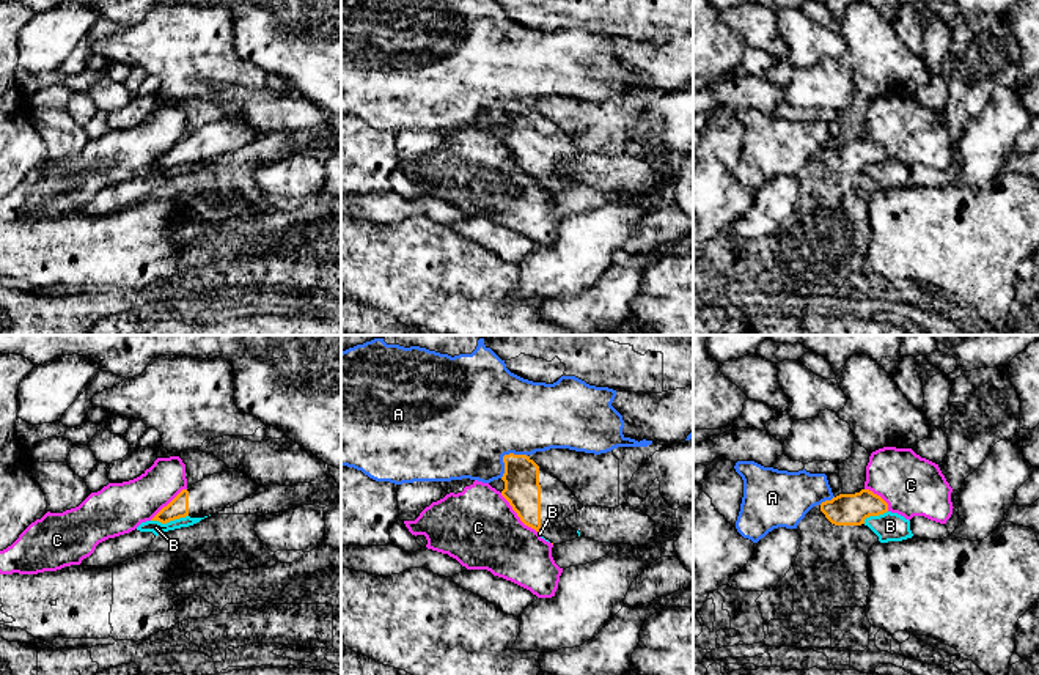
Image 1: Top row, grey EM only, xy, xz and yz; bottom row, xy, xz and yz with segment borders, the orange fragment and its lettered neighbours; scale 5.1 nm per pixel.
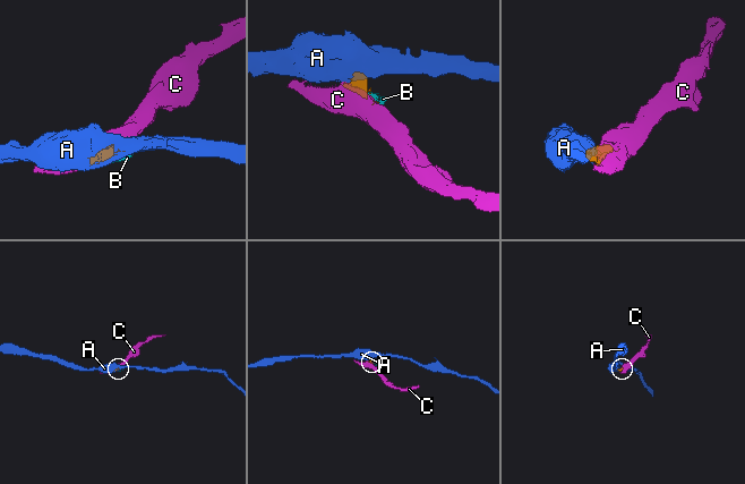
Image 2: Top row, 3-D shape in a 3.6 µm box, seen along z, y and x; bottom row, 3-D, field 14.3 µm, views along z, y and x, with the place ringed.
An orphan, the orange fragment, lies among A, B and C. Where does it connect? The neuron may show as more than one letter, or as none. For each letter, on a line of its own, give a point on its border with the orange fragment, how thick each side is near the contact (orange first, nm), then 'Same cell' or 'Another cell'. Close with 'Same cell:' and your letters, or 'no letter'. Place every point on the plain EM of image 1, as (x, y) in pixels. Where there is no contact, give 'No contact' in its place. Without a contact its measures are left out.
A: Touches orange at xz (505, 103). Thickness 190 nm (orange) against 500 nm. Another cell
B: Touches orange at xy (168, 169). Thickness 100 nm (orange) against 70 nm. Another cell
C: Touches orange at xz (517, 162). Thickness 190 nm (orange) against 400 nm. Another cell
Same cell: no letter

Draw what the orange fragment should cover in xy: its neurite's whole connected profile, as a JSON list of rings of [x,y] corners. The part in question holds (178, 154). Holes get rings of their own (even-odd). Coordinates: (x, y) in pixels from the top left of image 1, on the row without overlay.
[[[226,116],[182,137],[151,168],[167,172],[185,164],[204,165],[215,162],[255,142],[259,135],[256,129],[240,118]]]

